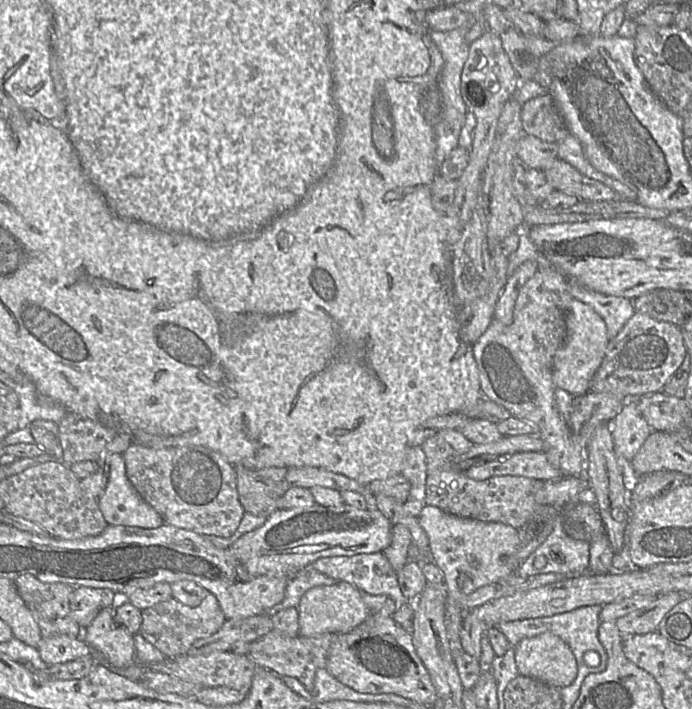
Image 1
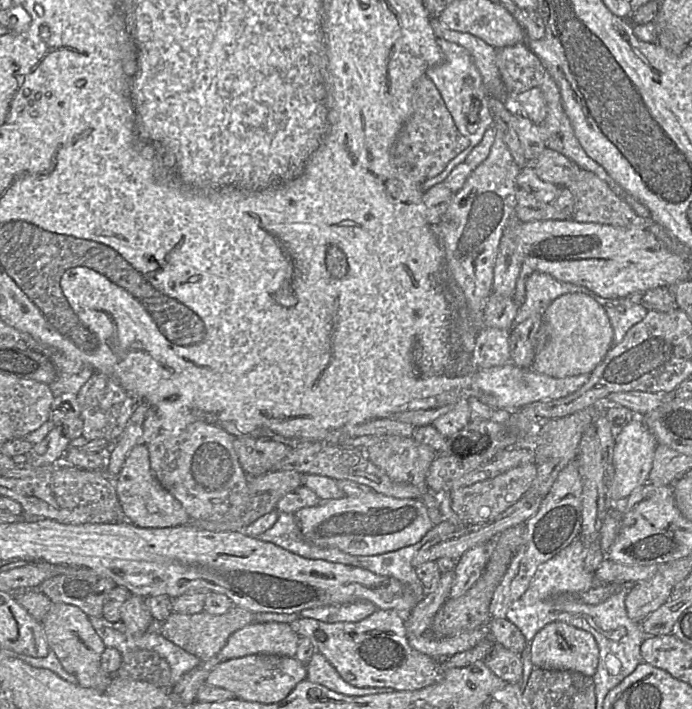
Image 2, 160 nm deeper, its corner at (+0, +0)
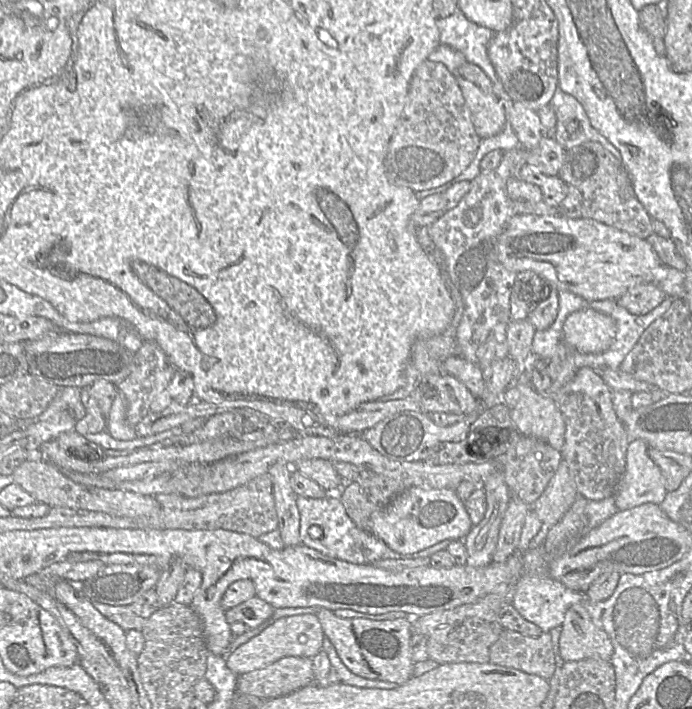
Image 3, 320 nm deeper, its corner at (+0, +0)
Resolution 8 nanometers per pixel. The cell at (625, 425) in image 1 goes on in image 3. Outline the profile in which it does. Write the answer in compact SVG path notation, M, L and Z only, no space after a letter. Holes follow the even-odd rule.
M641 439L629 443L626 468L613 496L619 511L644 503L660 505L668 492L659 467L649 456L649 449Z

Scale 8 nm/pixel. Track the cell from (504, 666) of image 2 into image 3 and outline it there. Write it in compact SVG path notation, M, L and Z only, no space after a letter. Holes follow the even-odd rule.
M504 630L490 648L489 663L513 668L549 680L558 665L559 630L527 637Z

